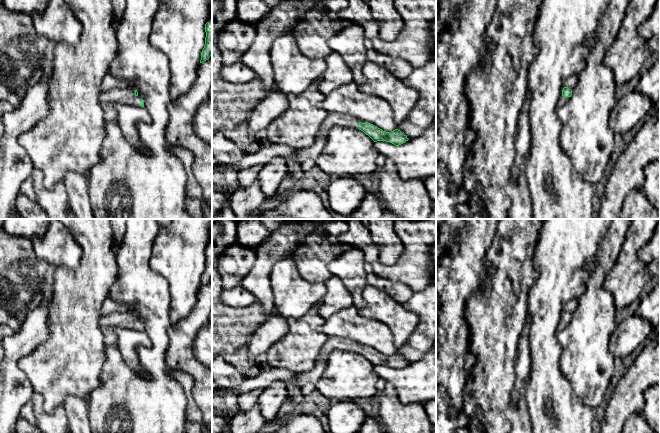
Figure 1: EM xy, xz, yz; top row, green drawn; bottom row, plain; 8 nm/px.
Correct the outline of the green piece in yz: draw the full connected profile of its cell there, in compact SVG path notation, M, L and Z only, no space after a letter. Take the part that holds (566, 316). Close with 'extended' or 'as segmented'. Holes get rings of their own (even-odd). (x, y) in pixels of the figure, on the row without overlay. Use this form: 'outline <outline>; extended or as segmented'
outline M564 311L562 314L562 318L558 324L557 328L558 332L565 329L570 324L571 319L572 319L572 314L568 311Z; extended

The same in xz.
outline M329 337L321 349L320 356L327 361L328 355L334 350L359 353L368 359L374 366L386 365L394 368L395 370L399 370L409 364L407 360L398 353L386 356L373 348L350 339L340 337Z; extended

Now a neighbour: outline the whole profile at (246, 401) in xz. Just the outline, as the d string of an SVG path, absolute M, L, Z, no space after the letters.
M257 388L252 391L243 393L237 396L238 406L243 411L249 411L257 402L258 397L263 392L264 388Z

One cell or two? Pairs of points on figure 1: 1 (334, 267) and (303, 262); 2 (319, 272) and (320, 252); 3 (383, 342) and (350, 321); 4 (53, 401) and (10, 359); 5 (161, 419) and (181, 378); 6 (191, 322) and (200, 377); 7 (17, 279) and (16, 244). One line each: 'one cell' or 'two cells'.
1: two cells
2: one cell
3: one cell
4: two cells
5: two cells
6: one cell
7: one cell

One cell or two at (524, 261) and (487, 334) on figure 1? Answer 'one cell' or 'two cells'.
one cell

